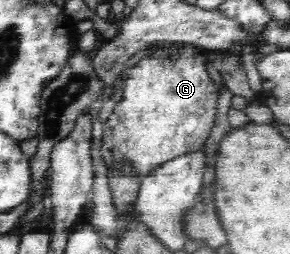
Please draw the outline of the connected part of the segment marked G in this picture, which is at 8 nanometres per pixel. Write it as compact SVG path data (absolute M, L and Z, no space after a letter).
M181 43L179 47L167 44L167 46L157 48L155 52L147 54L130 68L123 97L102 126L100 154L107 168L111 165L117 167L129 161L137 167L139 175L144 177L161 163L167 162L177 155L185 154L187 151L203 147L215 126L217 96L219 96L220 90L220 87L207 74L204 54L205 49L189 43Z

